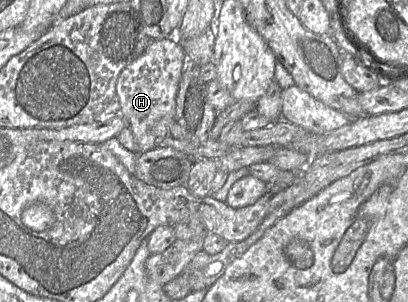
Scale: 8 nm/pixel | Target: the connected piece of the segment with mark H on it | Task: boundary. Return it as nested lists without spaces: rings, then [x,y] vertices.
[[[176,37],[154,39],[146,50],[129,63],[119,74],[116,82],[116,93],[119,98],[119,114],[125,119],[139,147],[139,154],[155,147],[153,128],[164,117],[173,117],[176,106],[178,85],[182,76],[185,54]]]

